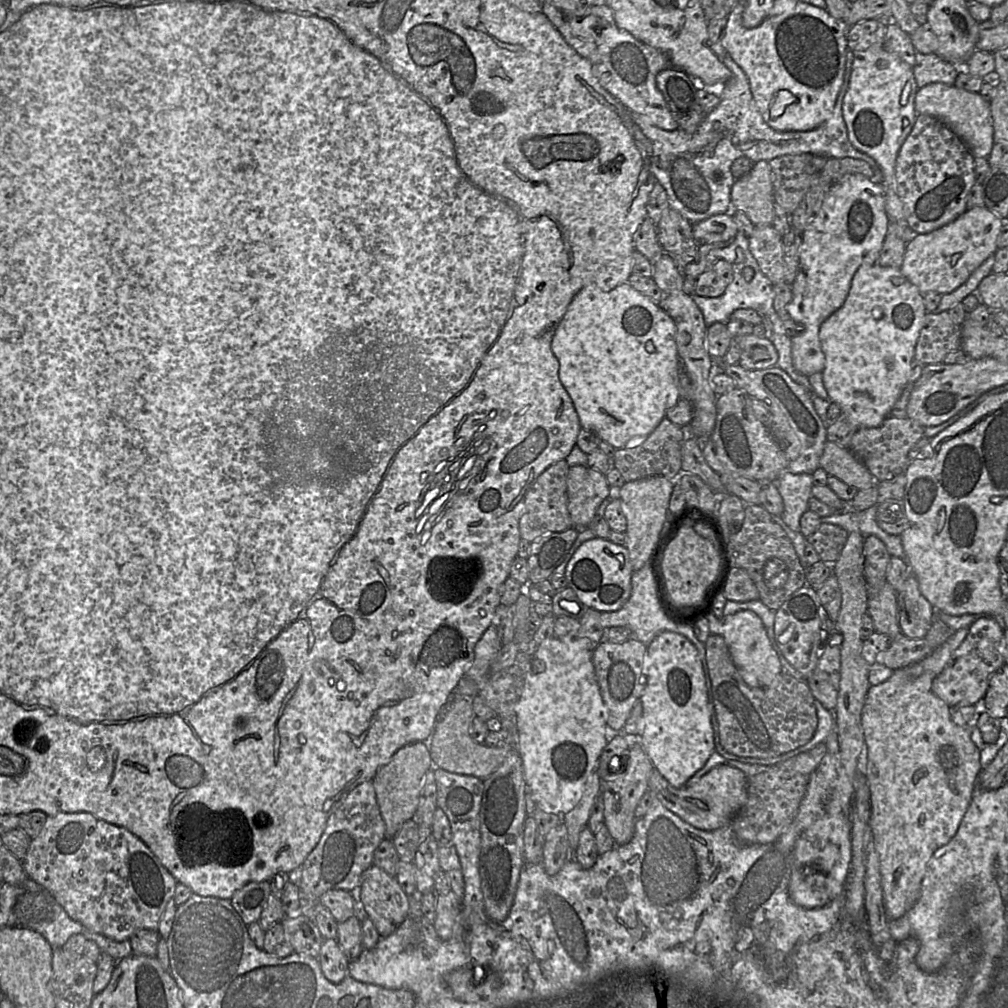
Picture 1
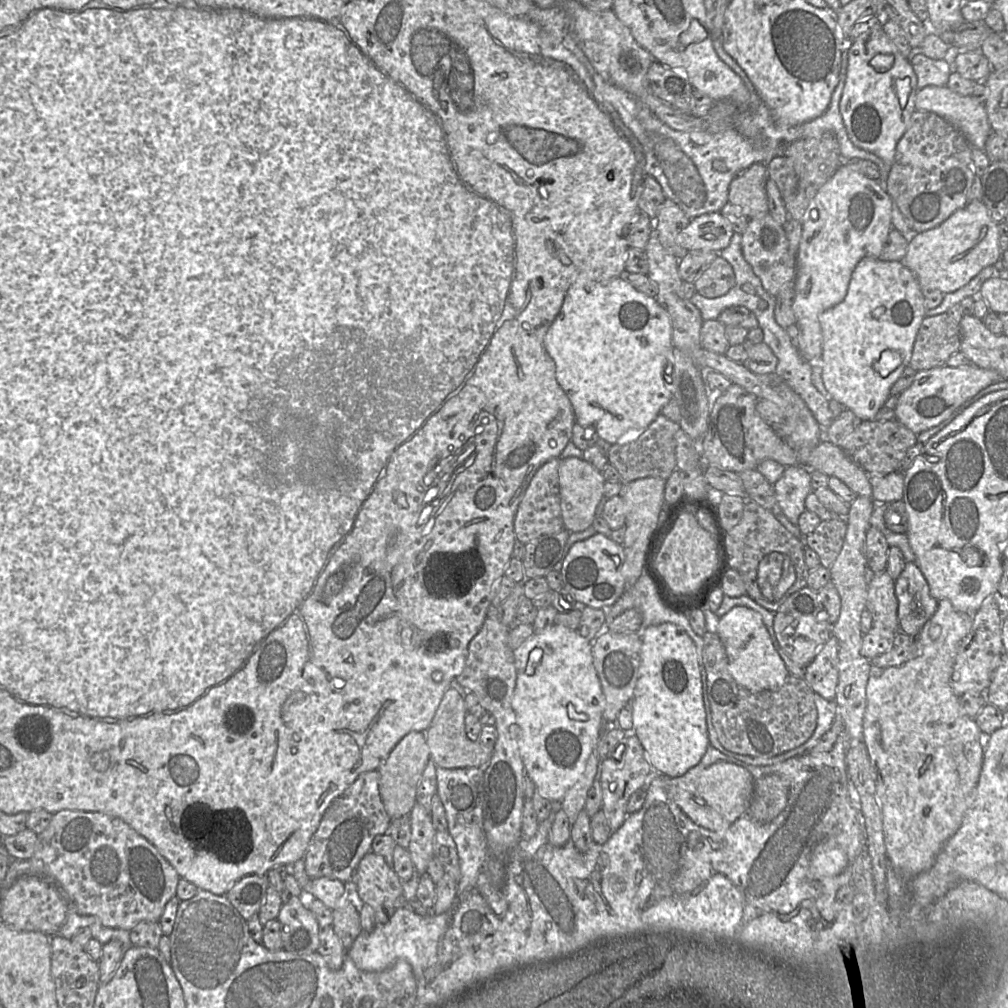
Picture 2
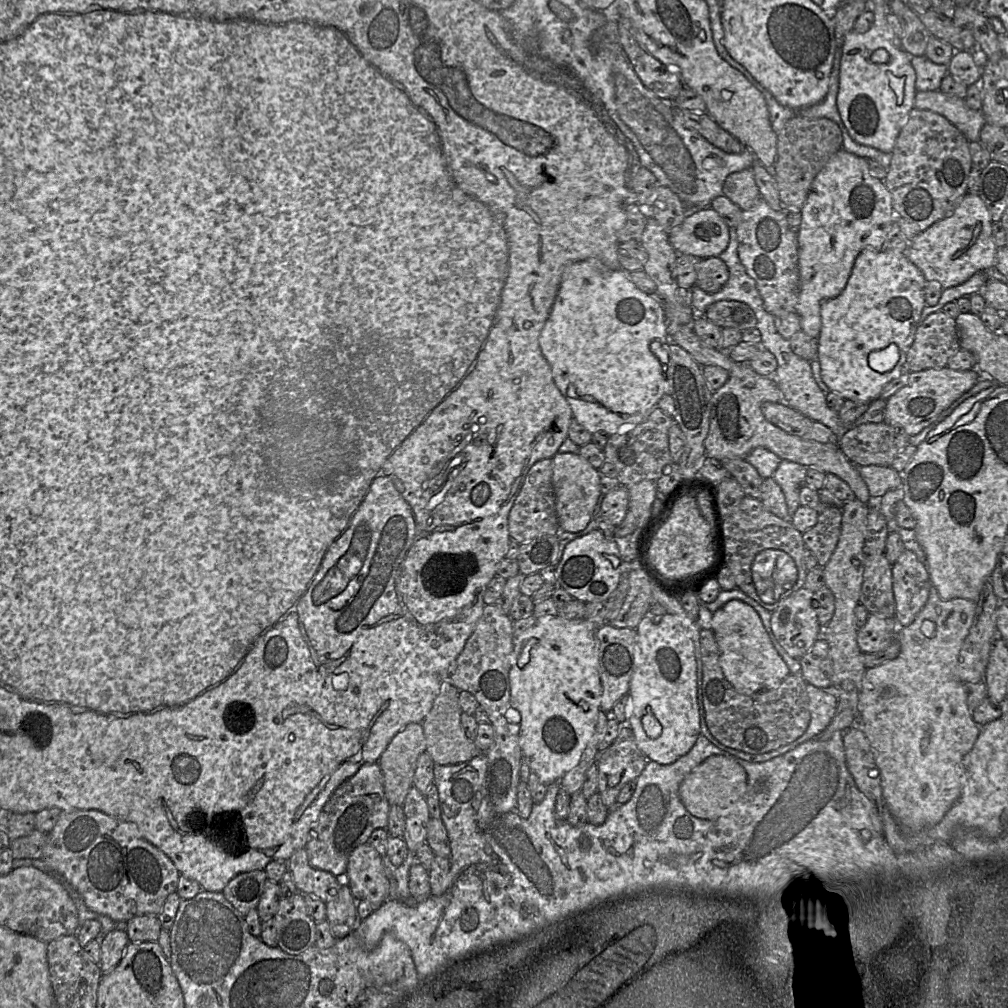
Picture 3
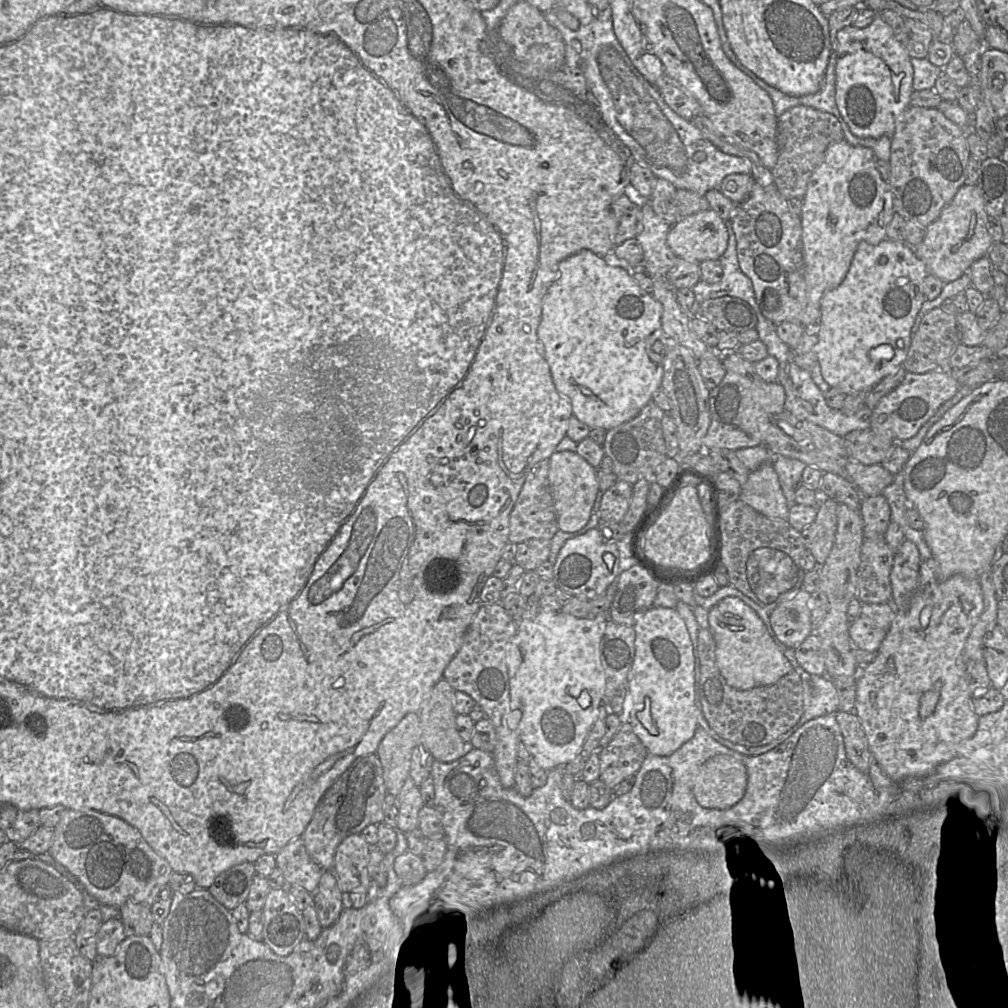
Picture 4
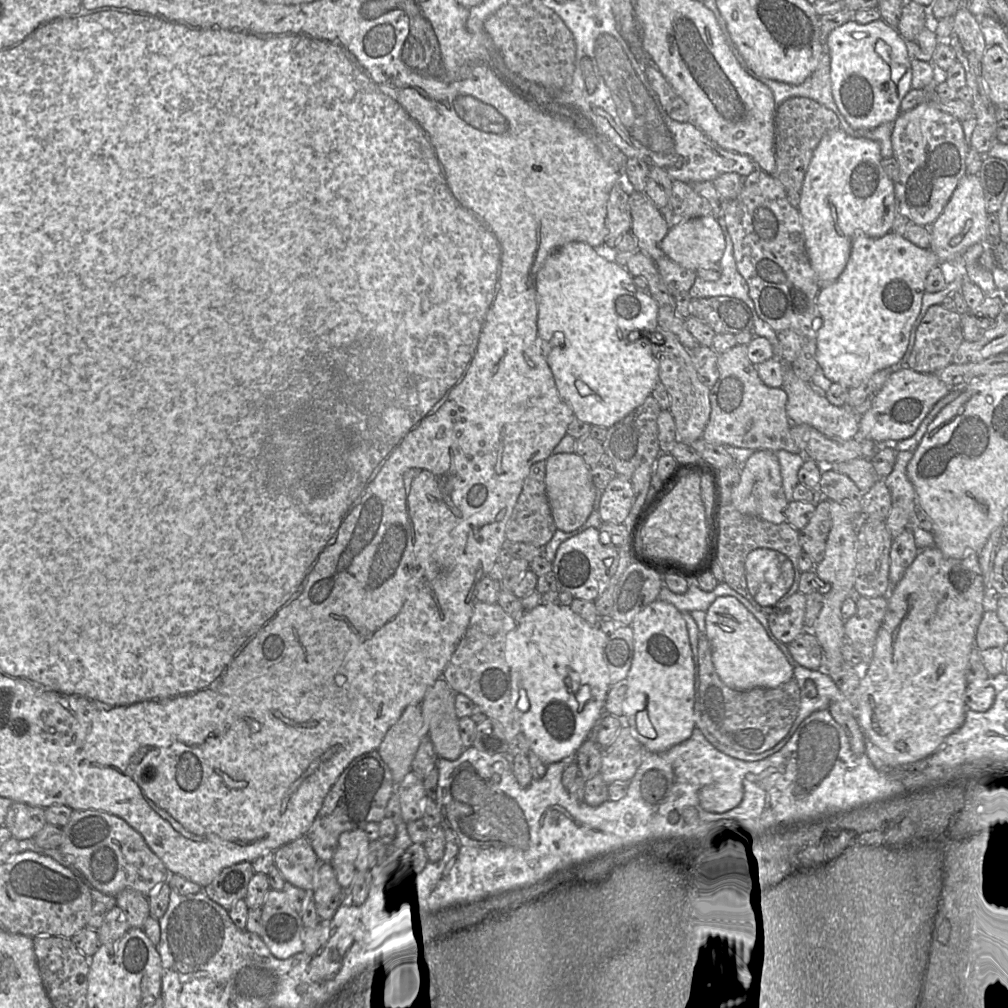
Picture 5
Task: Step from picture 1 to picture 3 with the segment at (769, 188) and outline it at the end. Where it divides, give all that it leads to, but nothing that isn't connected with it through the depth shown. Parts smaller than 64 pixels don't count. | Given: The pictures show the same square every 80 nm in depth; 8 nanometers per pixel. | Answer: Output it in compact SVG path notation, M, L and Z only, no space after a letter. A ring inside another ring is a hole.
M751 168L729 174L723 194L742 210L751 209L762 198Z

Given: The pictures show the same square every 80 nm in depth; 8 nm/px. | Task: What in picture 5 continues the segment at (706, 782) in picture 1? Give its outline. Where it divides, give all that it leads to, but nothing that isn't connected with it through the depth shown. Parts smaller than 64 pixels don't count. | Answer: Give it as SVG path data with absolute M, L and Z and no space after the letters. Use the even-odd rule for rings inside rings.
M720 778L700 790L702 807L716 813L727 812L736 807L743 797L740 778Z

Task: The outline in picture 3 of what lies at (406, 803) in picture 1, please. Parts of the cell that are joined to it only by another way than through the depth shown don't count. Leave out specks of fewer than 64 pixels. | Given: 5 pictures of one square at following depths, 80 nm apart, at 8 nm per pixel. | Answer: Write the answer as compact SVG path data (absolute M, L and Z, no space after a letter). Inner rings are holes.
M409 723L395 734L381 753L378 763L390 805L403 806L413 786L417 759L426 751L422 723Z

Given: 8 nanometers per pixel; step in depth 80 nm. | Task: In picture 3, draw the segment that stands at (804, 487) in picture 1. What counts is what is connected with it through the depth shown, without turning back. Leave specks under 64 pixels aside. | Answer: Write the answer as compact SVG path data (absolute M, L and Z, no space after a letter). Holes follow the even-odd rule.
M781 460L773 475L785 496L788 513L791 517L800 506L799 493L805 485L807 468L809 467L796 462Z

